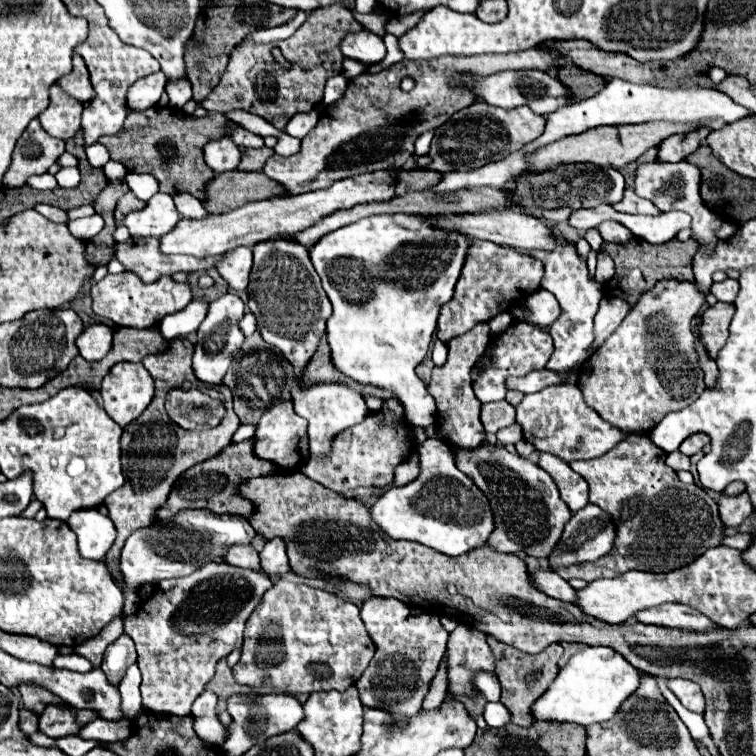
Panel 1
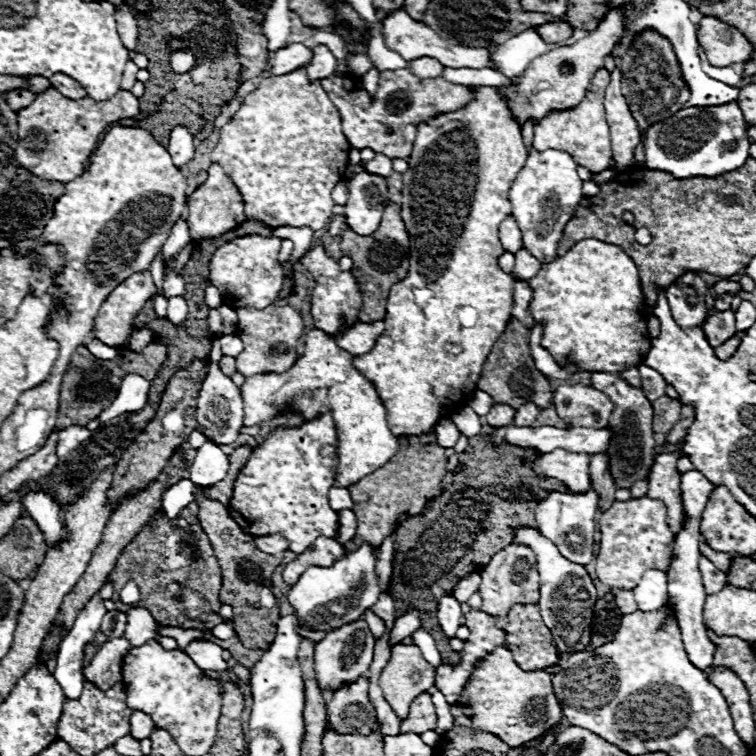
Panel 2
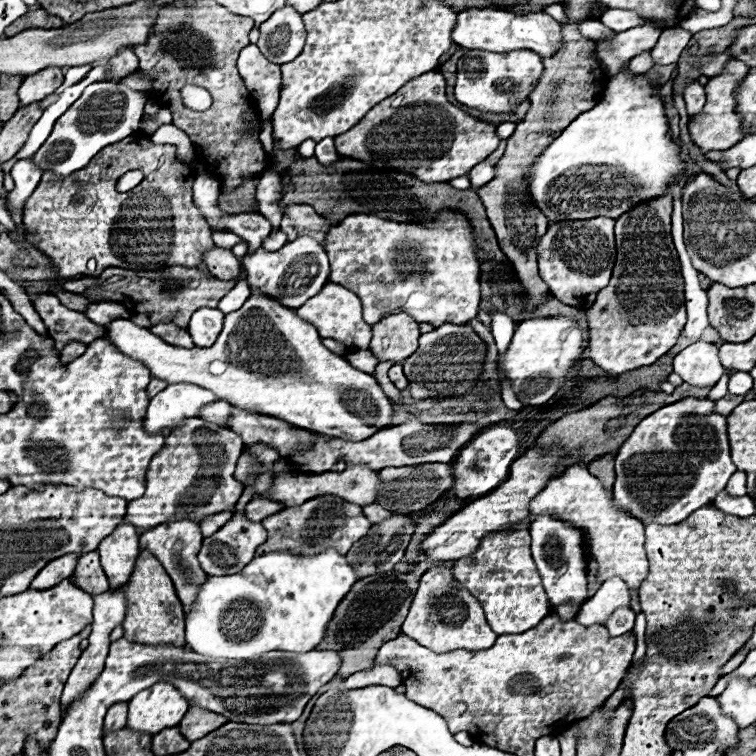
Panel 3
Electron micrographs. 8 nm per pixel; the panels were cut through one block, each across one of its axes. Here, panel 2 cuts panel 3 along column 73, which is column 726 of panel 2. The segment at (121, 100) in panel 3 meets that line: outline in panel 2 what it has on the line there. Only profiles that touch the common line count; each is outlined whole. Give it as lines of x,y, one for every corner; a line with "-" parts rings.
736,102
708,108
682,108
668,120
662,120
648,130
644,146
646,168
662,170
678,178
720,176
722,172
732,172
750,156
746,128
742,110

